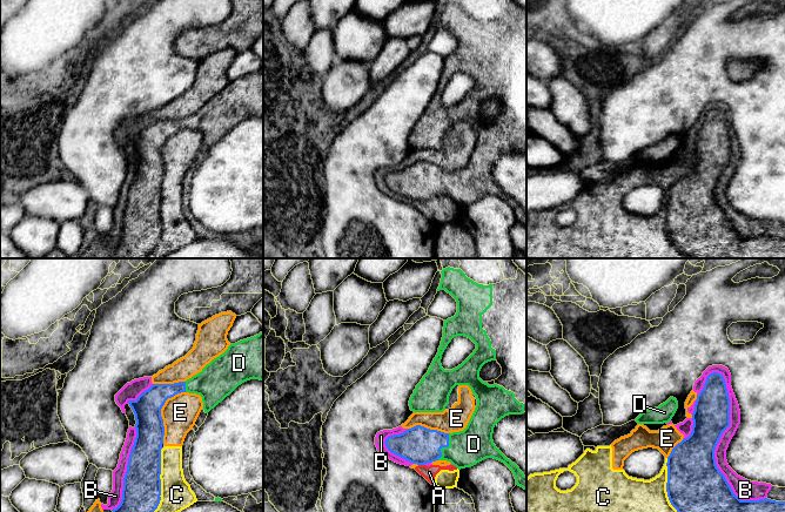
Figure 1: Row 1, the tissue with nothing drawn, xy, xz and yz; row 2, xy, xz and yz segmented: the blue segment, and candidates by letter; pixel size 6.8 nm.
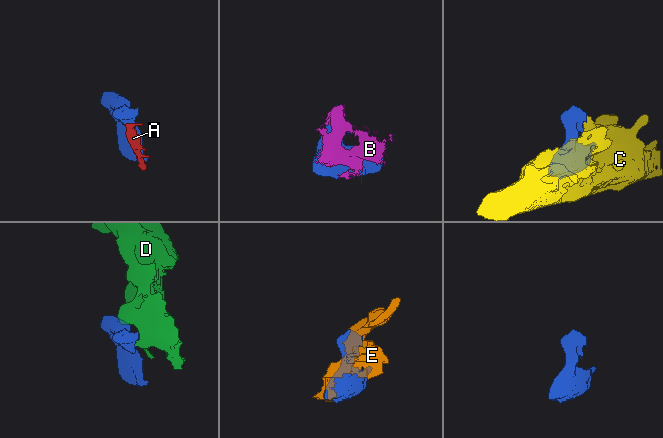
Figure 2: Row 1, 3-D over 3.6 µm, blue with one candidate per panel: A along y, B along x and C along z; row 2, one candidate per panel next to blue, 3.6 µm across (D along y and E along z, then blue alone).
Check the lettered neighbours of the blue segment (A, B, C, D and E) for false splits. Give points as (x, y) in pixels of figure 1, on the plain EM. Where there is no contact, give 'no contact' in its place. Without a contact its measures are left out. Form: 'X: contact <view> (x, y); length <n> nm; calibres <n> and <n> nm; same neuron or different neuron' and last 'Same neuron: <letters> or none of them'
A: contact xz (421, 201); length 40 nm; calibres 260 and 100 nm; different neuron
B: contact yz (716, 182); length 950 nm; calibres 340 and 80 nm; different neuron
C: contact xy (160, 223); length 500 nm; calibres 260 and 220 nm; different neuron
D: contact xz (444, 183); length 200 nm; calibres 260 and 240 nm; same neuron
E: contact xy (160, 149); length 400 nm; calibres 190 and 240 nm; different neuron
Same neuron: D

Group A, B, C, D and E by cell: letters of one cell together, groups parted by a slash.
A B C E / D

